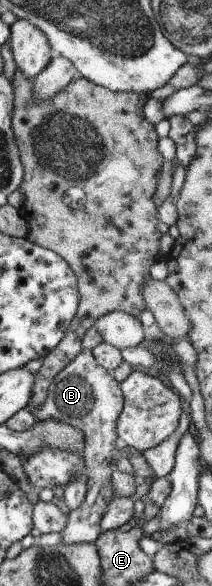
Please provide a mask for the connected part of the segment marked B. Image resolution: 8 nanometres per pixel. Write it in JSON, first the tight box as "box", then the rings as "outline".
{"box":[30,349,122,544],"outline":[[[89,349],[81,350],[63,369],[53,377],[45,401],[39,409],[30,409],[36,421],[55,419],[59,423],[77,427],[83,433],[83,473],[87,476],[86,492],[81,505],[67,514],[65,529],[61,532],[61,544],[94,542],[101,533],[99,521],[107,509],[107,503],[114,497],[110,484],[113,466],[109,465],[116,456],[119,442],[115,435],[115,421],[121,411],[122,395],[118,383],[103,367],[99,367]]]}

